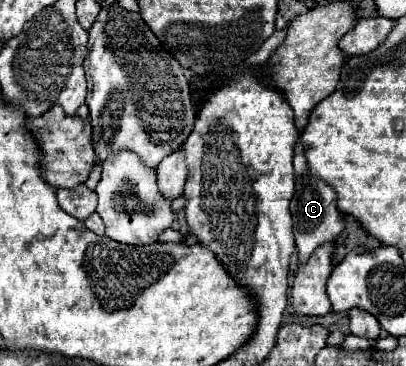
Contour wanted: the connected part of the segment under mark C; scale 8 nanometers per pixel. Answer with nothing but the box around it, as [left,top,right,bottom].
[291,172,343,266]

